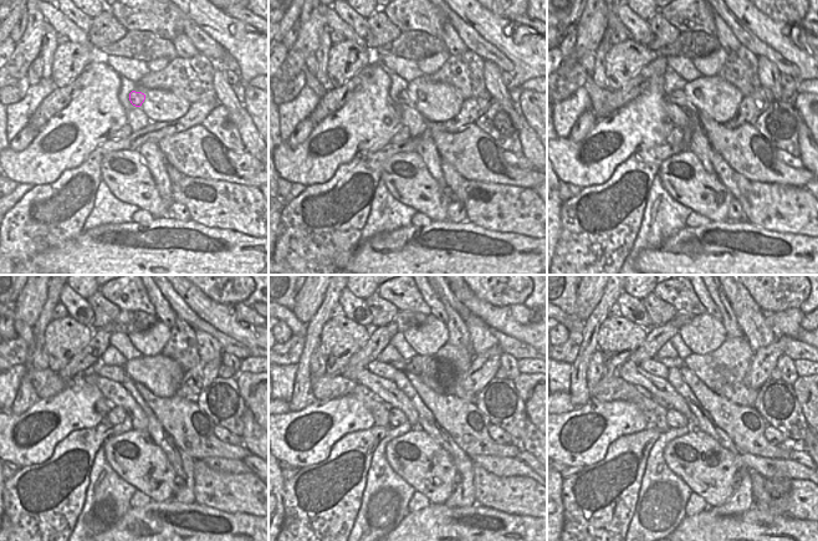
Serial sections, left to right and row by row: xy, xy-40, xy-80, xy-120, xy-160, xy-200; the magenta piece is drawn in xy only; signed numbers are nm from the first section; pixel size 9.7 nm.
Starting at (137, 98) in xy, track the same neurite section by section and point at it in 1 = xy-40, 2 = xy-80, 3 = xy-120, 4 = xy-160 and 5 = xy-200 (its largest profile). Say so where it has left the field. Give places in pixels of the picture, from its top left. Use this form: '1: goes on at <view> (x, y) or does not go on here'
1: goes on at xy-40 (403, 98)
2: goes on at xy-80 (678, 97)
3: goes on at xy-120 (114, 373)
4: goes on at xy-160 (382, 369)
5: goes on at xy-200 (652, 366)

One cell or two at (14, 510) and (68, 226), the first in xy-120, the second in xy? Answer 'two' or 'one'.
one

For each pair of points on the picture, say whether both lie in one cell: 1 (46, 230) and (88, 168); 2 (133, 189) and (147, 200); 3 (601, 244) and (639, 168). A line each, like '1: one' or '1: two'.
1: one
2: one
3: one

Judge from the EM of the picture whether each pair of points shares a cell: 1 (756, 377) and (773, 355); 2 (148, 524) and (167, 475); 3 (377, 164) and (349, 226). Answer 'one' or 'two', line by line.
1: one
2: two
3: one

